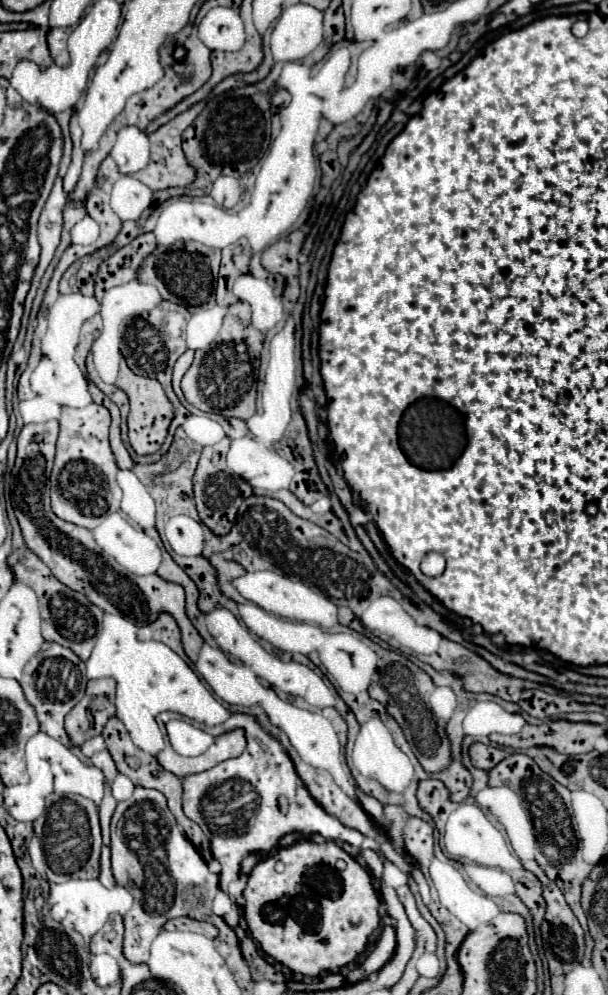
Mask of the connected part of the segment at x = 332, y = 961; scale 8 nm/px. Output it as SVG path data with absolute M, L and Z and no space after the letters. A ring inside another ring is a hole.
M301 842L289 848L281 848L273 856L261 860L249 874L247 888L243 890L245 906L243 916L249 926L249 932L255 942L277 962L289 970L317 978L323 972L339 972L343 966L349 966L361 956L369 944L369 936L379 928L379 898L371 884L367 870L353 860L343 848L335 842ZM345 860L347 868L337 870L335 862Z

